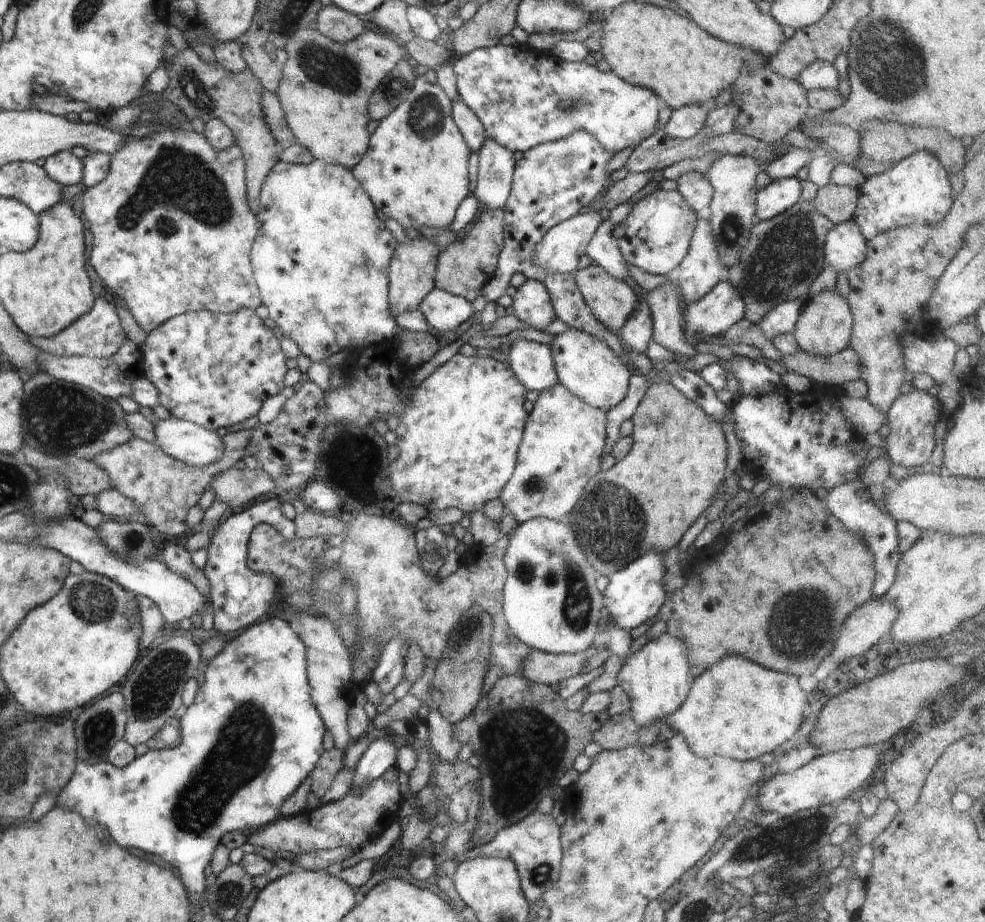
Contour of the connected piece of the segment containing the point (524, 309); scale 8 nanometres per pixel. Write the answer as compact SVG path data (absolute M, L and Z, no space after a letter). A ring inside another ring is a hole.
M528 278L516 289L512 308L514 316L541 331L556 319L556 311L545 284L534 278Z

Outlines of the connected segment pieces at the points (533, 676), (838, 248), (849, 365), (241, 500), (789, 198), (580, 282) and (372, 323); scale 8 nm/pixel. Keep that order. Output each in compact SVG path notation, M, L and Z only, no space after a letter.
M531 649L521 666L520 676L530 682L556 687L561 680L586 672L582 666L587 659L585 652L557 655Z
M850 220L835 224L826 235L825 259L838 273L846 273L864 262L867 241L859 224Z
M852 347L845 348L830 356L818 356L810 354L805 350L798 349L795 353L784 355L780 364L790 372L797 372L814 383L828 386L842 386L846 381L861 378L861 360Z
M232 467L213 479L209 488L214 490L216 499L234 507L270 494L275 488L275 482L263 470Z
M797 177L773 180L762 191L757 191L756 217L767 221L788 210L801 200L802 183Z
M594 262L590 265L580 265L574 274L579 291L590 307L592 314L606 328L620 331L640 302L635 286L631 285L630 282L614 278L614 275L610 276L601 266Z
M281 160L272 167L260 191L259 209L256 214L259 222L258 234L252 245L250 260L253 275L260 293L262 304L268 308L269 317L284 337L291 338L300 348L302 355L308 356L312 362L325 361L329 356L344 349L365 349L379 345L382 341L395 338L397 323L389 305L389 264L392 260L397 242L386 228L385 222L376 216L377 210L368 193L352 176L351 169L342 165L327 165L313 161L307 165L286 163Z

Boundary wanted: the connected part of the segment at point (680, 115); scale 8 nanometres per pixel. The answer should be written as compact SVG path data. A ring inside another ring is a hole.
M716 101L686 105L672 111L668 122L660 126L675 139L689 139L703 130L706 117L717 108Z

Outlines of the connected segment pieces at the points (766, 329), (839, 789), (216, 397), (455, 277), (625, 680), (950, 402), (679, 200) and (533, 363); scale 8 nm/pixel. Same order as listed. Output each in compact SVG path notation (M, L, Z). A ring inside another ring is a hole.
M788 301L776 305L776 308L767 311L764 318L756 324L771 341L782 333L792 333L801 315L802 304L798 301Z
M860 747L854 750L828 752L819 755L793 773L767 776L758 794L758 808L764 813L776 812L780 816L791 817L801 810L815 809L822 805L837 806L841 800L850 797L853 790L866 784L881 763L883 748Z
M202 309L196 312L188 311L184 314L176 315L151 330L141 349L143 350L146 368L144 376L158 389L159 404L167 408L172 416L193 422L211 431L216 431L222 427L228 428L232 424L240 424L247 418L256 415L267 398L277 395L285 387L285 376L288 370L286 368L287 358L280 348L280 340L276 339L272 330L263 324L263 320L256 315L256 311L250 309L238 309L236 312L228 314L214 314Z
M486 209L472 230L464 237L457 238L452 244L441 248L437 256L435 288L461 296L471 303L476 300L483 286L492 278L497 269L497 260L504 244L504 211Z
M668 631L655 636L640 650L628 656L617 676L618 685L631 701L633 721L641 728L651 722L664 720L682 705L693 679L683 641Z
M942 330L934 335L934 338L920 338L916 333L909 335L901 335L901 347L905 360L905 367L909 378L914 374L928 374L932 376L935 382L940 385L940 392L937 398L941 401L941 405L945 415L954 414L962 404L961 396L961 377L954 373L954 359L959 346L948 337L944 336Z
M658 189L641 198L622 224L626 234L617 240L625 262L650 274L673 275L688 252L697 219L694 209L677 190L666 192Z
M519 338L504 348L510 368L527 391L545 391L560 383L549 345Z

